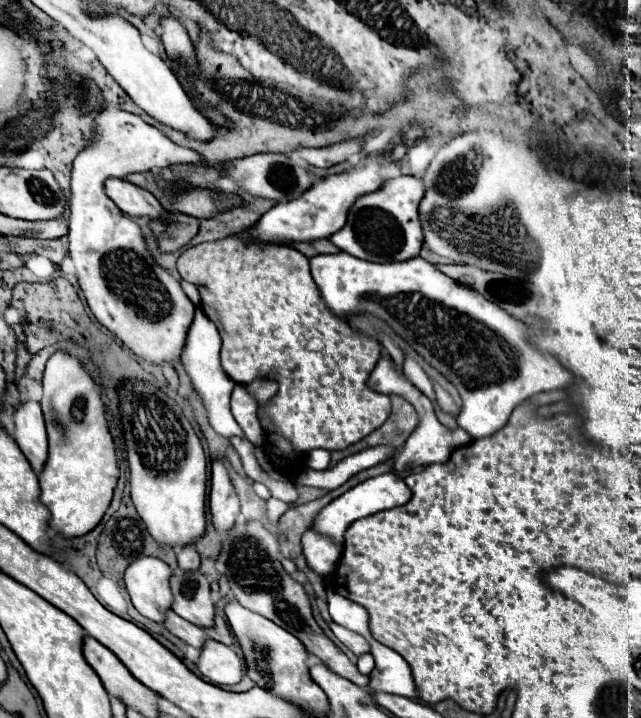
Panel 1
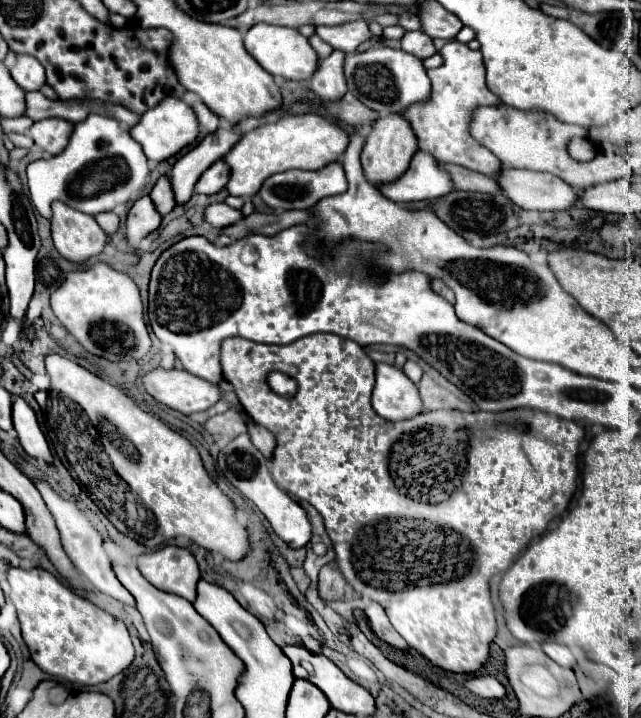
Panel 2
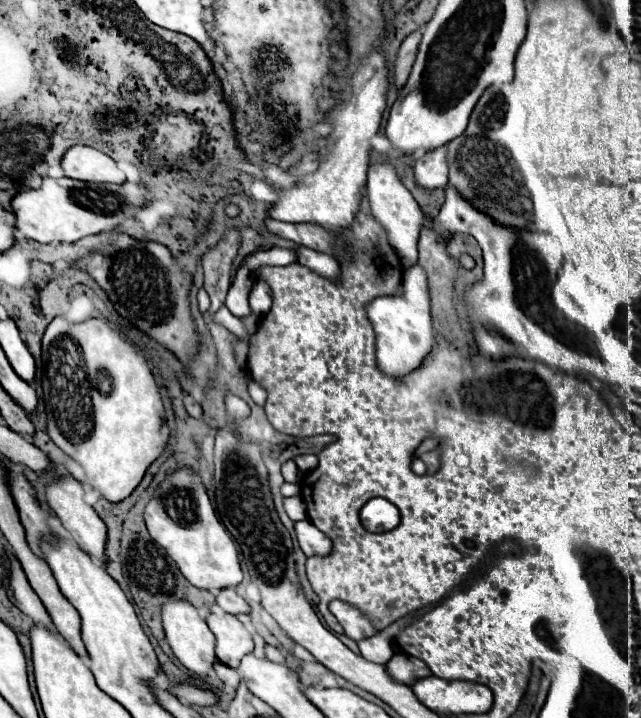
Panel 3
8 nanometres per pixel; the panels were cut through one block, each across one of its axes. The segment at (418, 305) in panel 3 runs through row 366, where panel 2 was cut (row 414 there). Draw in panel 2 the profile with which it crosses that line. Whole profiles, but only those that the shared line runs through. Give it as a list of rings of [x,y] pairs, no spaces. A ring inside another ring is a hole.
[[[376,364],[376,386],[372,392],[374,410],[386,420],[406,420],[422,412],[416,384],[396,366]]]

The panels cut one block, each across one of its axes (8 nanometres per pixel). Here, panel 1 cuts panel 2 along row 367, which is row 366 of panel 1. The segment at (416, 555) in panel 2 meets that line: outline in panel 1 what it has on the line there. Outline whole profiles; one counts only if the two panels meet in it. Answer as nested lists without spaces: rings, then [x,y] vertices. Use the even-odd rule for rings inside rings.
[[[240,232],[224,240],[198,244],[186,250],[178,258],[178,272],[182,280],[196,284],[203,312],[222,334],[220,362],[226,374],[234,382],[254,382],[258,378],[278,380],[280,390],[270,402],[258,408],[258,416],[270,418],[274,426],[272,432],[284,440],[290,440],[290,446],[298,456],[290,463],[290,456],[284,456],[274,446],[274,438],[266,434],[264,452],[272,460],[270,464],[278,466],[280,472],[294,474],[304,468],[305,463],[298,464],[300,454],[316,448],[343,450],[384,424],[384,418],[390,414],[390,398],[366,386],[366,380],[380,358],[382,346],[368,336],[352,332],[344,320],[330,314],[326,304],[322,304],[320,292],[310,276],[308,258],[304,258],[298,250],[288,246],[264,246],[252,240],[250,248],[246,248],[246,232]],[[314,338],[324,342],[322,350],[308,348],[310,340]]]

